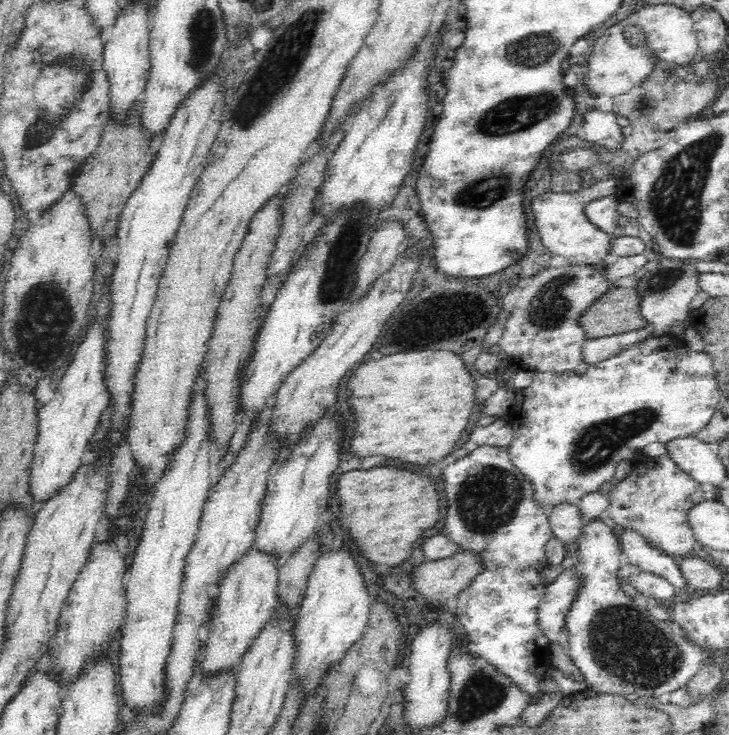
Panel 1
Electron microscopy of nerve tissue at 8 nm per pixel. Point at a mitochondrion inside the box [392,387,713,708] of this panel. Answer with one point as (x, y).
(623, 642)

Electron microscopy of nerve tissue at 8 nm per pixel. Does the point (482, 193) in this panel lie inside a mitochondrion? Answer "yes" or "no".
yes

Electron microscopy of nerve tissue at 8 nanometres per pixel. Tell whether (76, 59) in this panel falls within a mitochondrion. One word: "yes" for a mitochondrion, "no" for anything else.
yes

